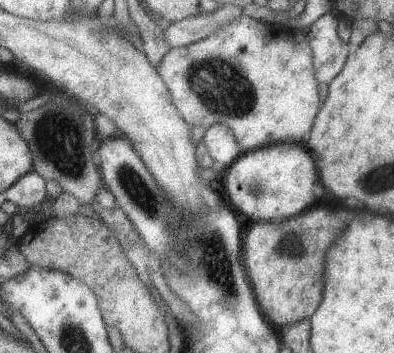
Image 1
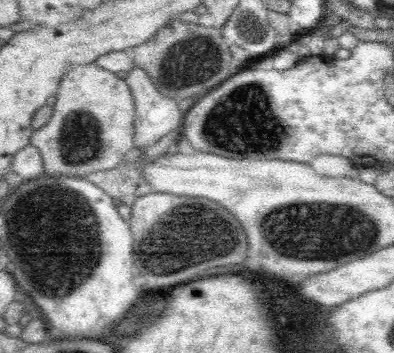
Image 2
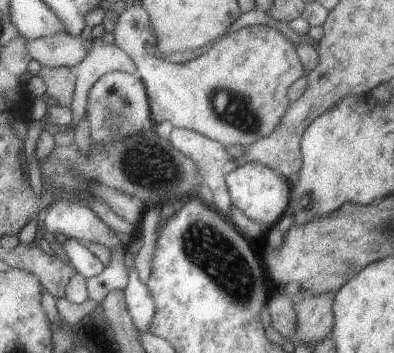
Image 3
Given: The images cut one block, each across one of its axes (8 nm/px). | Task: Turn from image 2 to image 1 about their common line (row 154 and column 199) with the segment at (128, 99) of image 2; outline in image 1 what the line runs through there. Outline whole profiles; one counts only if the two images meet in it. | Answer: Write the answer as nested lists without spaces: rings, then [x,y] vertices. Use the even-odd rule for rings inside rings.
[[[241,16],[201,42],[171,48],[159,62],[157,72],[165,82],[175,108],[191,130],[195,126],[209,128],[213,124],[225,124],[229,132],[233,132],[241,152],[253,152],[271,144],[301,144],[303,134],[311,132],[315,116],[321,110],[317,96],[319,80],[315,76],[313,52],[305,34],[287,26],[267,26],[247,16]]]

